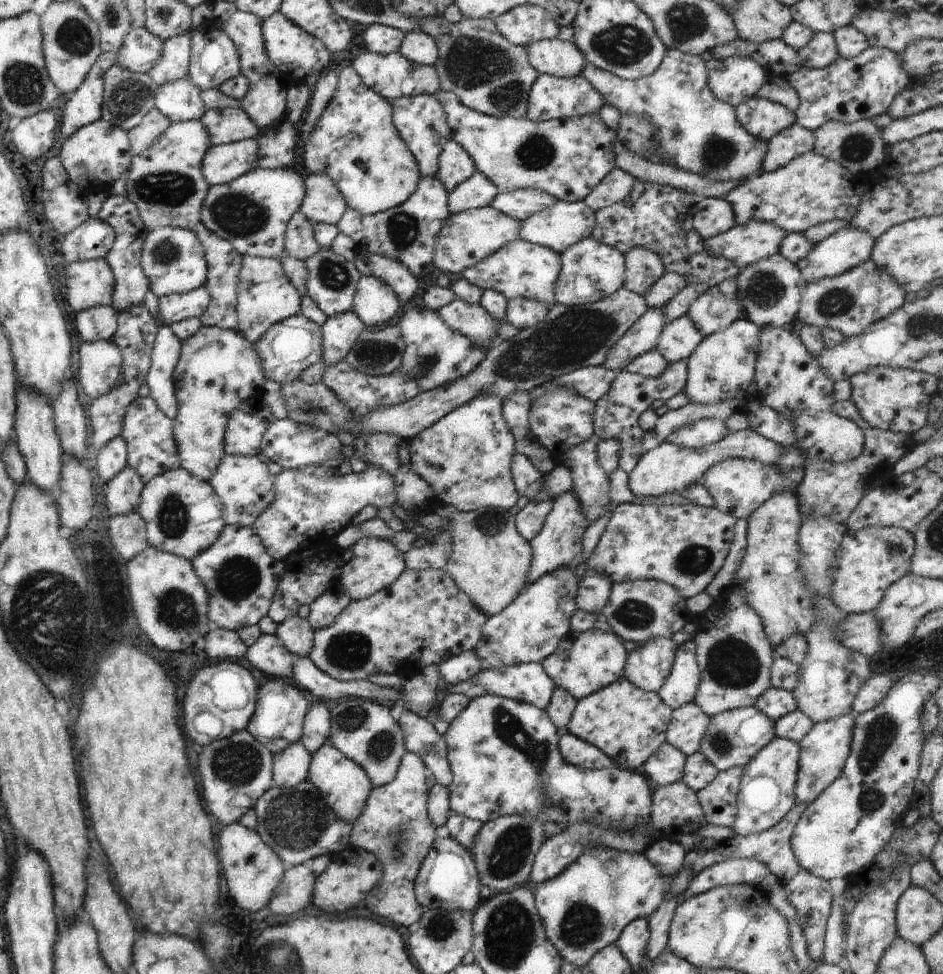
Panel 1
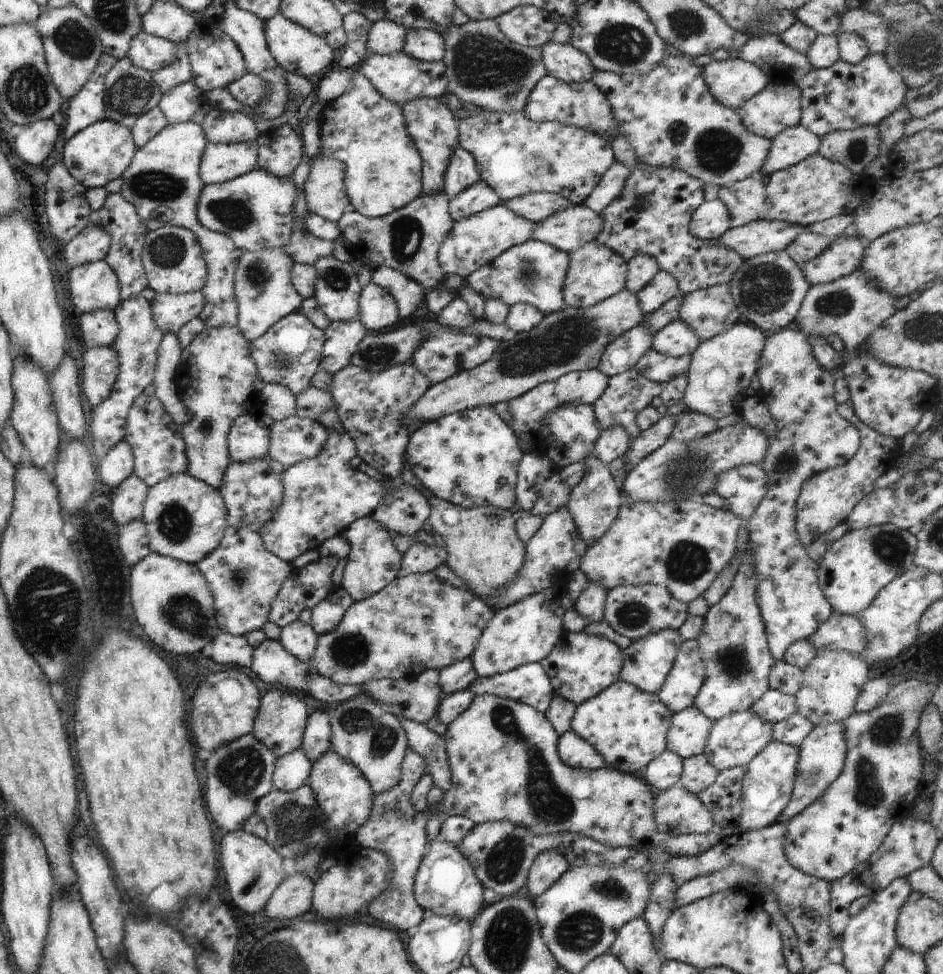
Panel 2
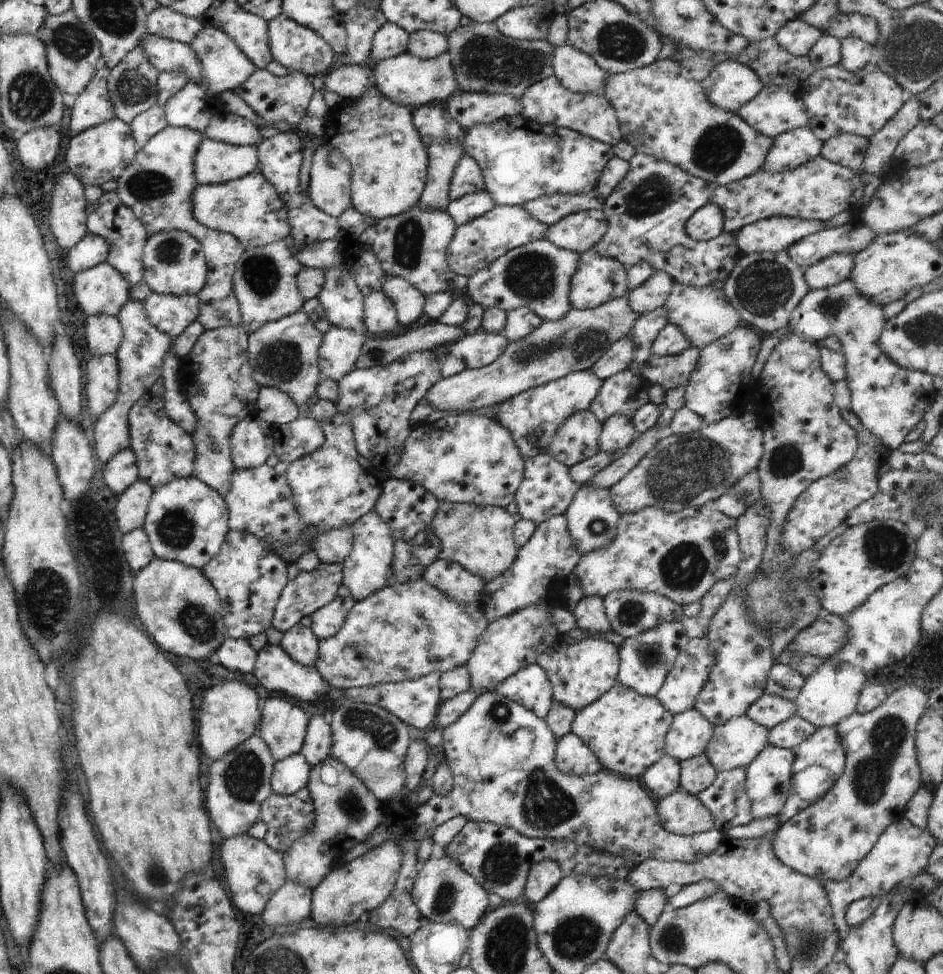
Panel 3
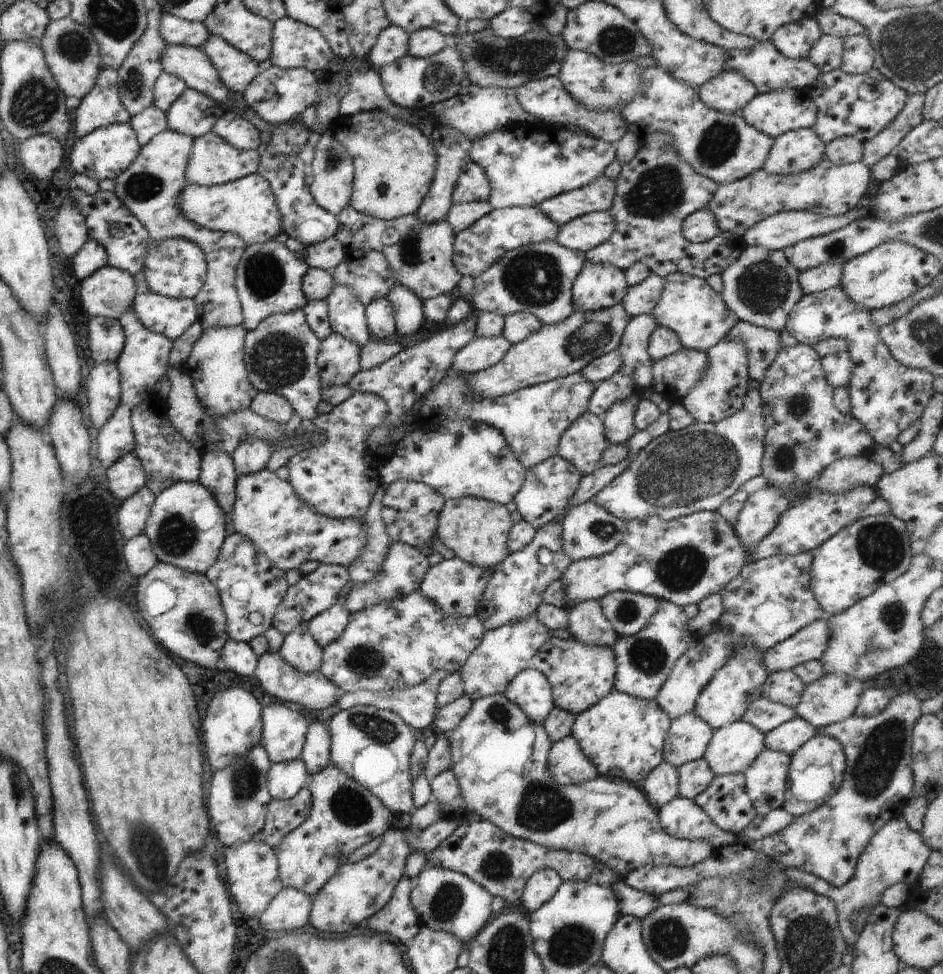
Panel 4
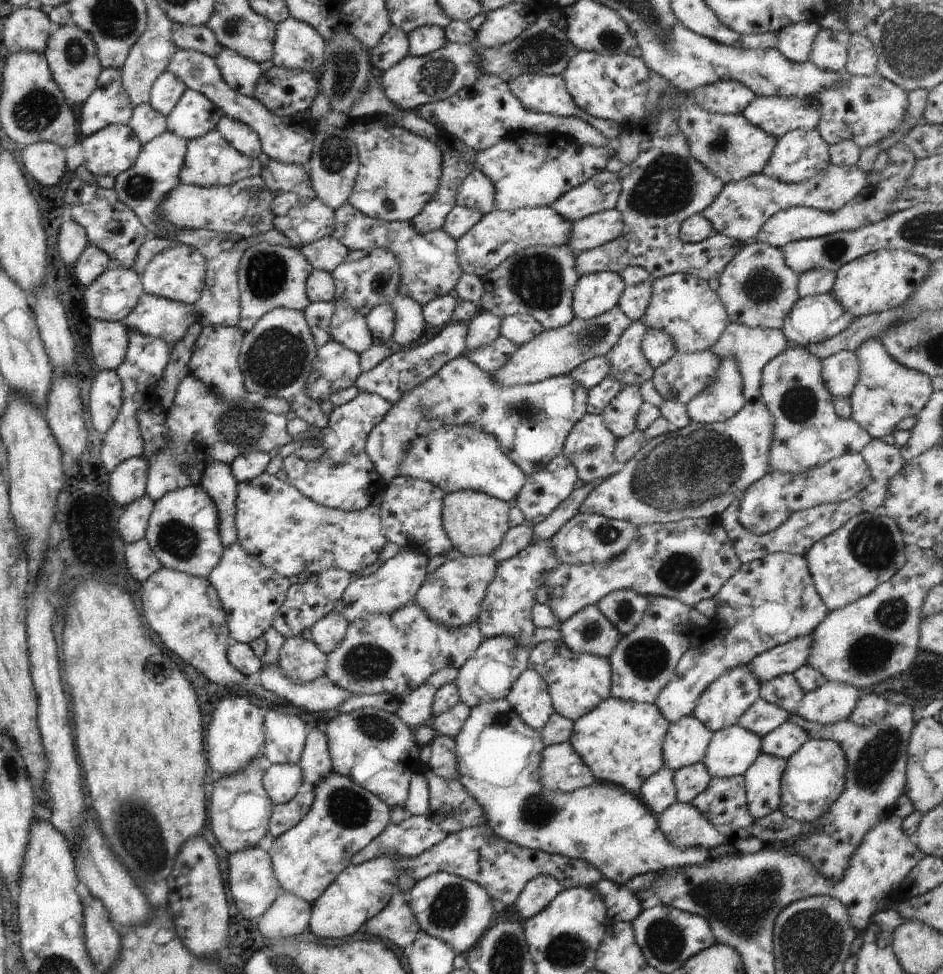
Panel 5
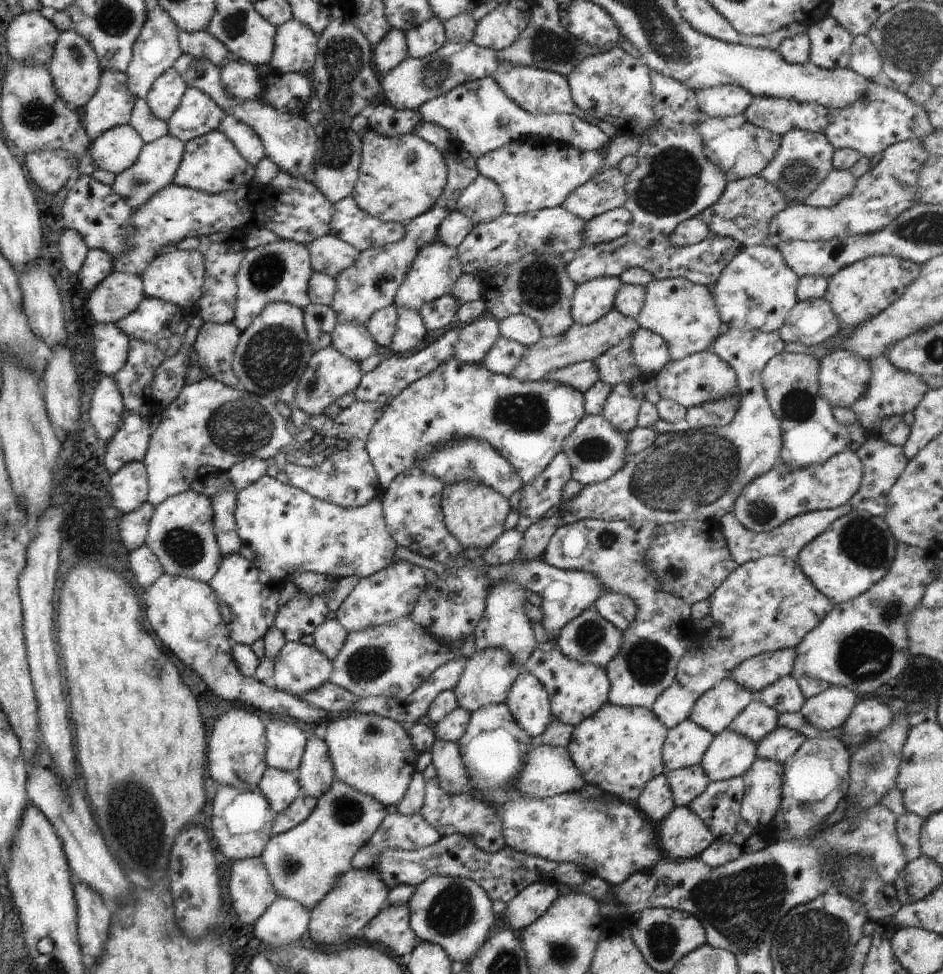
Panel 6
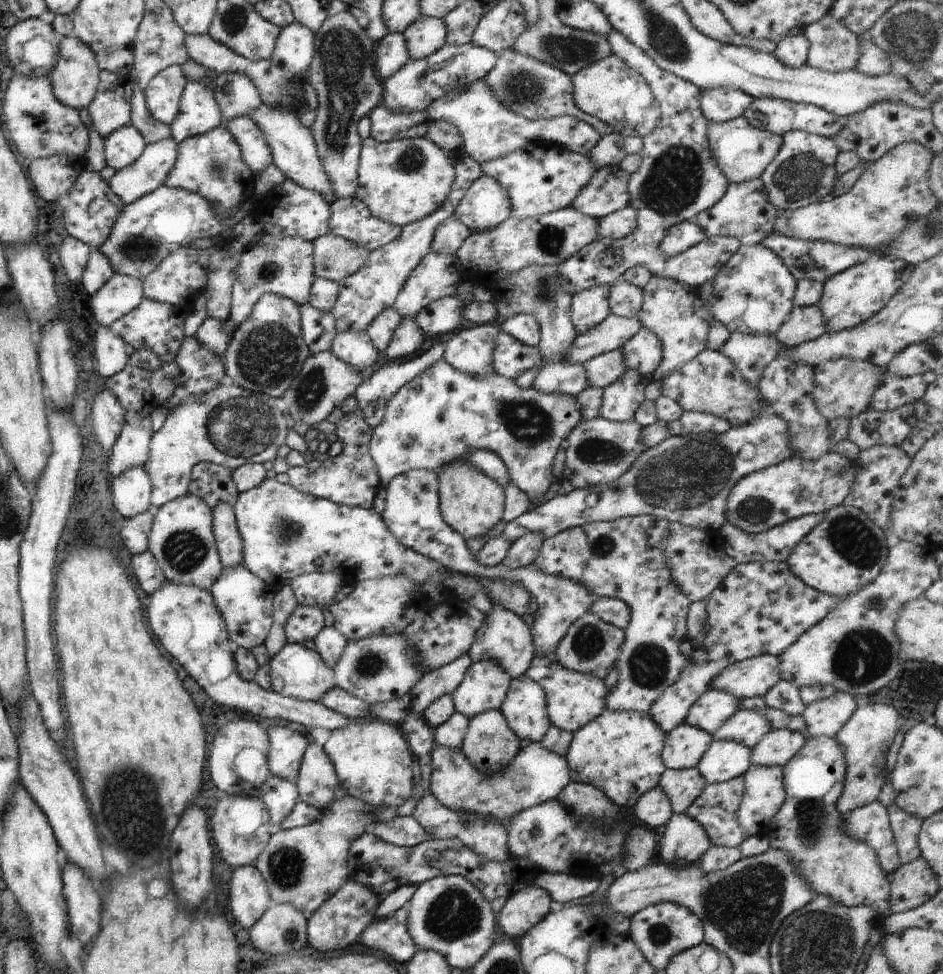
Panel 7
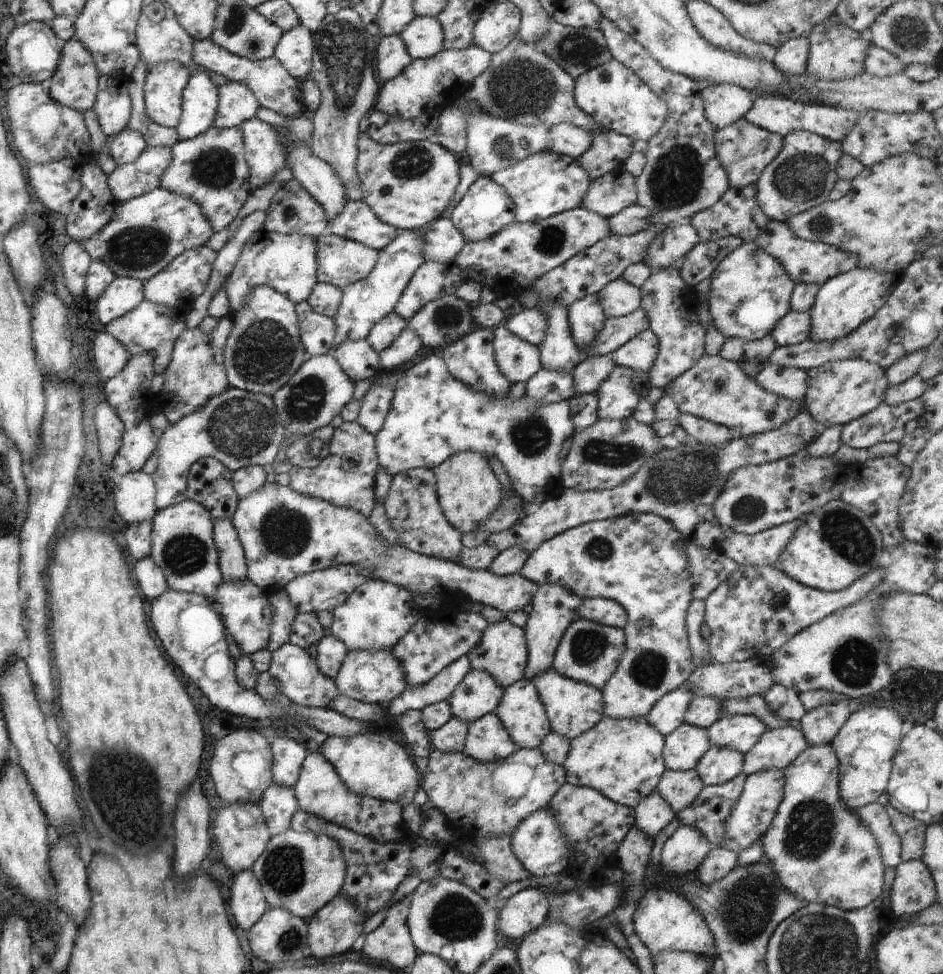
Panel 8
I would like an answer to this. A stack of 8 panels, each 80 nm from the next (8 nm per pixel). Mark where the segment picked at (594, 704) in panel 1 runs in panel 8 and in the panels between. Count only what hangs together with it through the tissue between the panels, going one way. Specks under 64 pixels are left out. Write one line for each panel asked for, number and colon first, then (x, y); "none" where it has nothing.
2: (626, 726)
3: (625, 731)
4: (622, 737)
5: (620, 742)
6: (619, 749)
7: (619, 753)
8: (621, 759)

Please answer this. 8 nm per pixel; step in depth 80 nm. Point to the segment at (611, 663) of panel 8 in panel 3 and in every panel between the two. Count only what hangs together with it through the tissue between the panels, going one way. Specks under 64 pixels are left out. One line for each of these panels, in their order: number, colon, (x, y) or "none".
3: (588, 613)
4: (586, 624)
5: (587, 631)
6: (588, 638)
7: (590, 646)

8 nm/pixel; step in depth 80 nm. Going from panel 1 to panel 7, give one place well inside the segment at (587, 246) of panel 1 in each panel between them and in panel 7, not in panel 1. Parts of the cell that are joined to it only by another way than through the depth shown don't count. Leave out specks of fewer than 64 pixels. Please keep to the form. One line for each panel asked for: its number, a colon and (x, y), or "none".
2: (594, 273)
3: (596, 280)
4: (597, 286)
5: (593, 294)
6: (591, 300)
7: (588, 308)

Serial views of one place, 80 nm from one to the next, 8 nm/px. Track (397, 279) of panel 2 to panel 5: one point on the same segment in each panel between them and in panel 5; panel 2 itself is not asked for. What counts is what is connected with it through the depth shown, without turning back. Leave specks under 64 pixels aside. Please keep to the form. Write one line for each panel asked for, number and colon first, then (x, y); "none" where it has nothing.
3: (408, 302)
4: (407, 309)
5: (409, 325)

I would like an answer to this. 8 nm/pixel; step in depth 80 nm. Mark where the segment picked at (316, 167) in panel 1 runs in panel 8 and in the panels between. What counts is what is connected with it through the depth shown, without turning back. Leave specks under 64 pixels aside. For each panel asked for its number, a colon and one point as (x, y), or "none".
2: (382, 169)
3: (388, 162)
4: (394, 164)
5: (398, 172)
6: (399, 178)
7: (399, 182)
8: (407, 185)

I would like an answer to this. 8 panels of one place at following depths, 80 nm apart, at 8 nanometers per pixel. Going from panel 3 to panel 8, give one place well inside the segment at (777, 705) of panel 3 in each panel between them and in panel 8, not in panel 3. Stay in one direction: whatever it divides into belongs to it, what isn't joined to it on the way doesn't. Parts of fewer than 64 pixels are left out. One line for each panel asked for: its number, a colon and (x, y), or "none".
4: (762, 714)
5: (760, 717)
6: (756, 720)
7: (744, 727)
8: (738, 733)

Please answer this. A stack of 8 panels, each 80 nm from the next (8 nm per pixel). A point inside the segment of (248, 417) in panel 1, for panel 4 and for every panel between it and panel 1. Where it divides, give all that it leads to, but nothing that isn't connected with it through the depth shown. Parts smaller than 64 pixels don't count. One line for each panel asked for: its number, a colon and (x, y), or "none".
2: (247, 440)
3: (250, 440)
4: (249, 457)

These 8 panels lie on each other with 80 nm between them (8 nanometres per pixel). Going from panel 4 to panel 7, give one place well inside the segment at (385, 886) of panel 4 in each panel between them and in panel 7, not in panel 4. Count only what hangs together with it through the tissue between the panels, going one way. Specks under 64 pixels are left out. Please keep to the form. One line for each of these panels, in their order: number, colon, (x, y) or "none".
5: (358, 892)
6: (357, 896)
7: (339, 921)

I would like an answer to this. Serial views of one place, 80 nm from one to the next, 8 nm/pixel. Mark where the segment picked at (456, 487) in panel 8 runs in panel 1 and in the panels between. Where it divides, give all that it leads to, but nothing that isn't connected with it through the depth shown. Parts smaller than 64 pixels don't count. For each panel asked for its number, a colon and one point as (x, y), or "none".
1: (488, 561)
2: (482, 548)
3: (478, 538)
4: (476, 530)
5: (474, 523)
6: (472, 513)
7: (470, 503)

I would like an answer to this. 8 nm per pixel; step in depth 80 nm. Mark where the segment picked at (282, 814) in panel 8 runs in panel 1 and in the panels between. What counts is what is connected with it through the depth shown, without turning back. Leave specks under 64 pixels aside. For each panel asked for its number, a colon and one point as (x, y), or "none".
1: (290, 767)
2: (290, 771)
3: (289, 775)
4: (283, 780)
5: (281, 782)
6: (279, 788)
7: (278, 796)

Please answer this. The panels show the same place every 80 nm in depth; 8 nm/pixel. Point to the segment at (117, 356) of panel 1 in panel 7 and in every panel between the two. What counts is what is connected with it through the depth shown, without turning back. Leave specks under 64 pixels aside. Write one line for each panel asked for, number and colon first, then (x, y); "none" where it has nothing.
2: (100, 364)
3: (101, 371)
4: (103, 392)
5: (104, 393)
6: (105, 407)
7: (106, 414)

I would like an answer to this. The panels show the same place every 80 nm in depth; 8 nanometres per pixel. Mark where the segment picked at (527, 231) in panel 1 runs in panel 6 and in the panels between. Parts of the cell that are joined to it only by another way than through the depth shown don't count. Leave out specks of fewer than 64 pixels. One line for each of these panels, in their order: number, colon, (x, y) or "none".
2: (577, 225)
3: (578, 232)
4: (587, 231)
5: (596, 229)
6: (607, 226)

